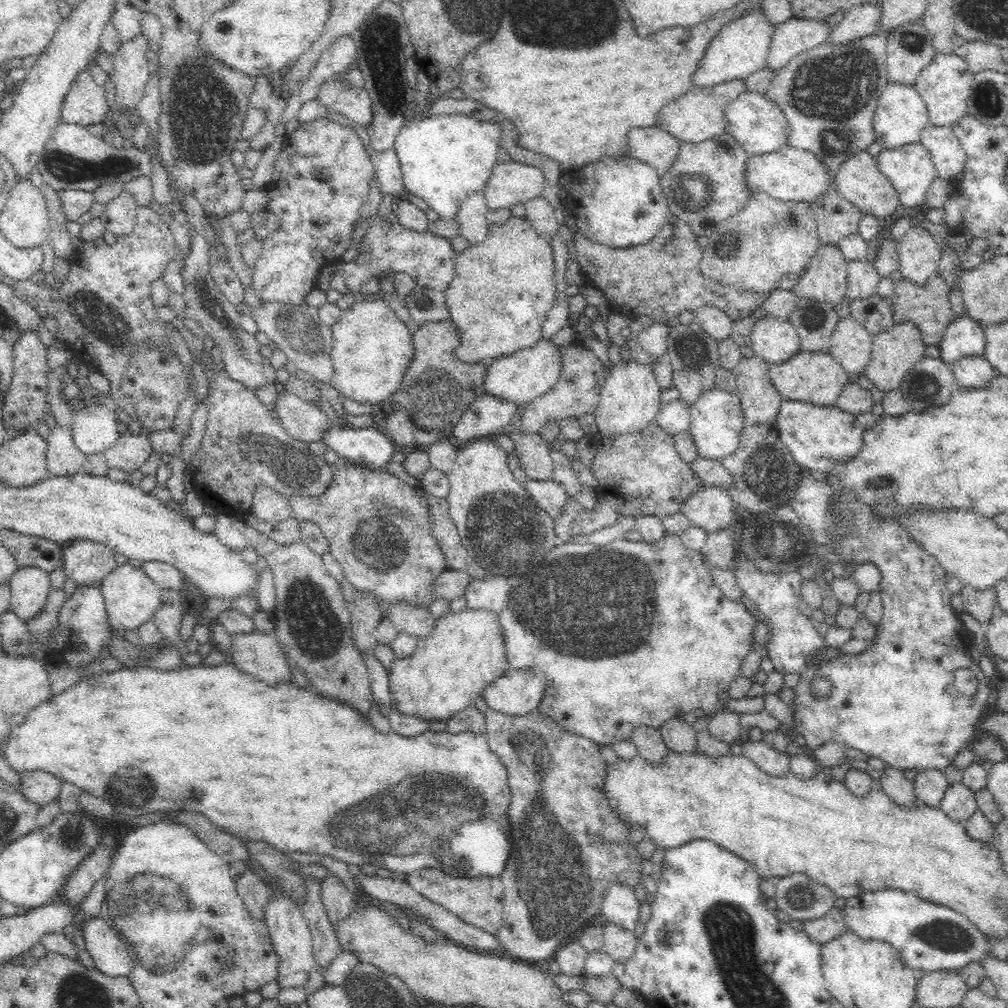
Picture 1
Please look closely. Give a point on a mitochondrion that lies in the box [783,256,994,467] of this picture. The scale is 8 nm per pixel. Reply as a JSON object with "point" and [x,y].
{"point":[927,387]}

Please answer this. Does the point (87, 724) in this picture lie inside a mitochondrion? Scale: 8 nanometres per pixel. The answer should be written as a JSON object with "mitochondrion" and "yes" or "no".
{"mitochondrion":"no"}

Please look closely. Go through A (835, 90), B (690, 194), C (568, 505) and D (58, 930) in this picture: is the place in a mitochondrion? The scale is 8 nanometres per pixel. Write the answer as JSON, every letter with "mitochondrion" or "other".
{"A":"mitochondrion","B":"mitochondrion","C":"other","D":"other"}

